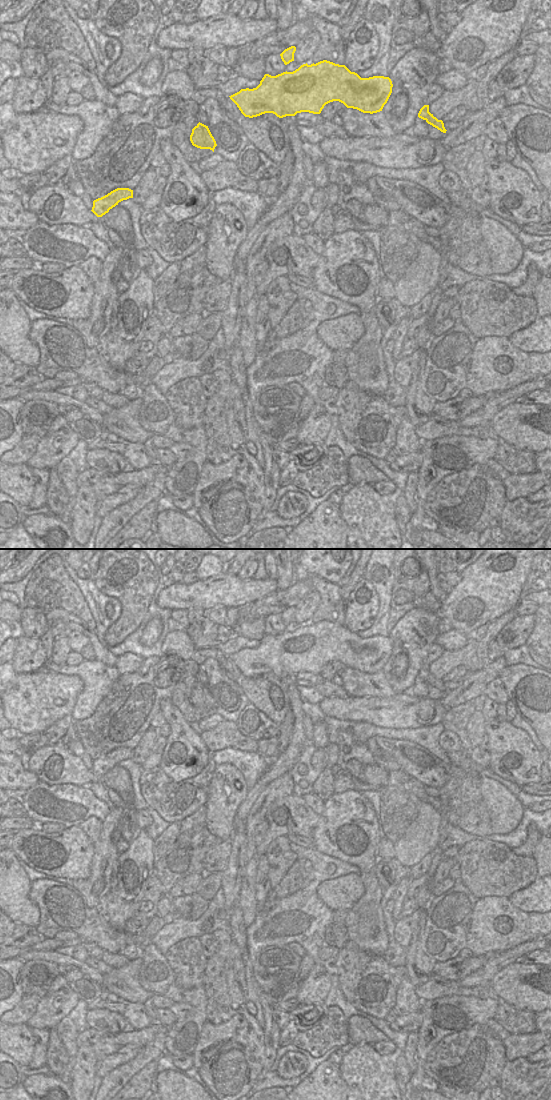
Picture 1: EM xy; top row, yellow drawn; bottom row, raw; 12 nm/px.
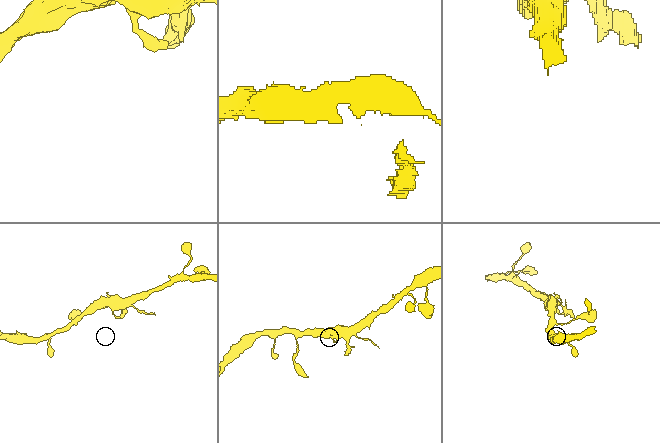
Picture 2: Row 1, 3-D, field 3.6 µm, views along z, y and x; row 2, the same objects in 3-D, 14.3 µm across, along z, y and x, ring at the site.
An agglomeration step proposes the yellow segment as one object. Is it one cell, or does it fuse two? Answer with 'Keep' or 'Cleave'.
Cleave.

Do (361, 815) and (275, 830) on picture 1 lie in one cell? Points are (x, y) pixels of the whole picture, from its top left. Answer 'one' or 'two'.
two

